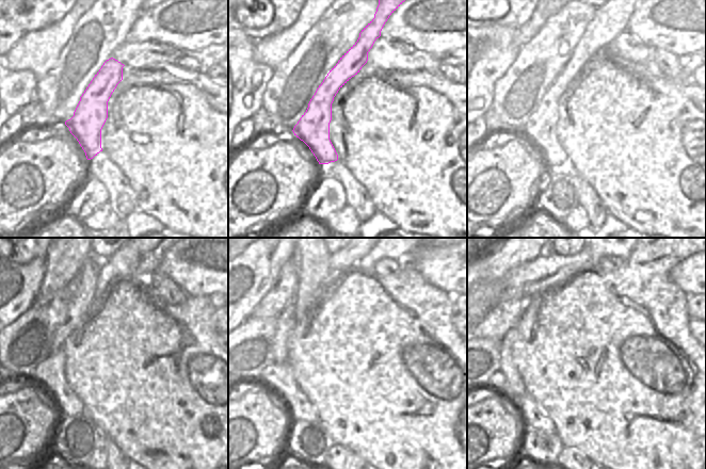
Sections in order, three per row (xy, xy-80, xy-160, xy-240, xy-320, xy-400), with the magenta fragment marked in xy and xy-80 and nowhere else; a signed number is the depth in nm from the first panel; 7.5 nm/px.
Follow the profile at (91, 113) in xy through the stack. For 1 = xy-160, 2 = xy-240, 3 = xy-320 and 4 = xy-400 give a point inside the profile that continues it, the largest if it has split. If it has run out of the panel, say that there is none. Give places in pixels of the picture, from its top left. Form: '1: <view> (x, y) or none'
1: xy-160 (610, 20)
2: xy-240 (121, 267)
3: xy-320 (279, 377)
4: xy-400 (533, 415)

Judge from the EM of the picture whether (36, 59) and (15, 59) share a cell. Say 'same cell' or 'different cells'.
same cell

